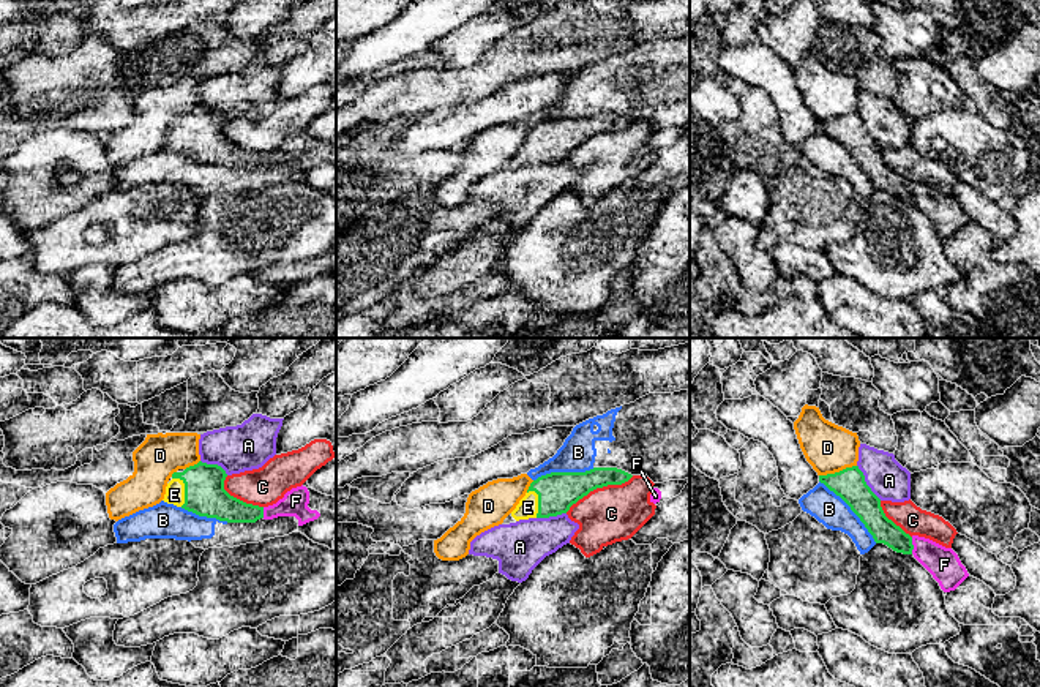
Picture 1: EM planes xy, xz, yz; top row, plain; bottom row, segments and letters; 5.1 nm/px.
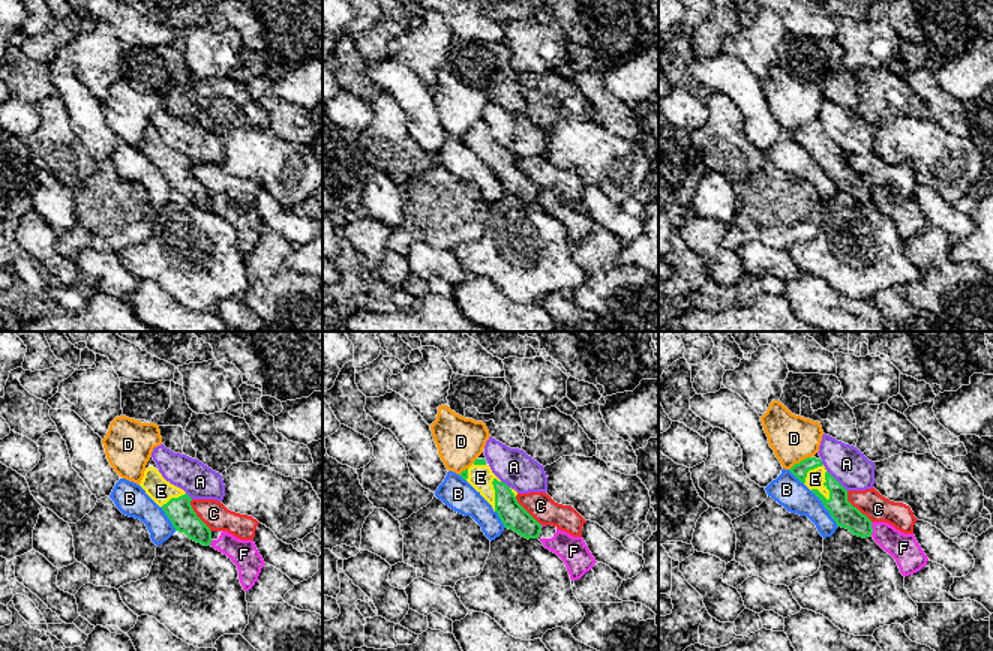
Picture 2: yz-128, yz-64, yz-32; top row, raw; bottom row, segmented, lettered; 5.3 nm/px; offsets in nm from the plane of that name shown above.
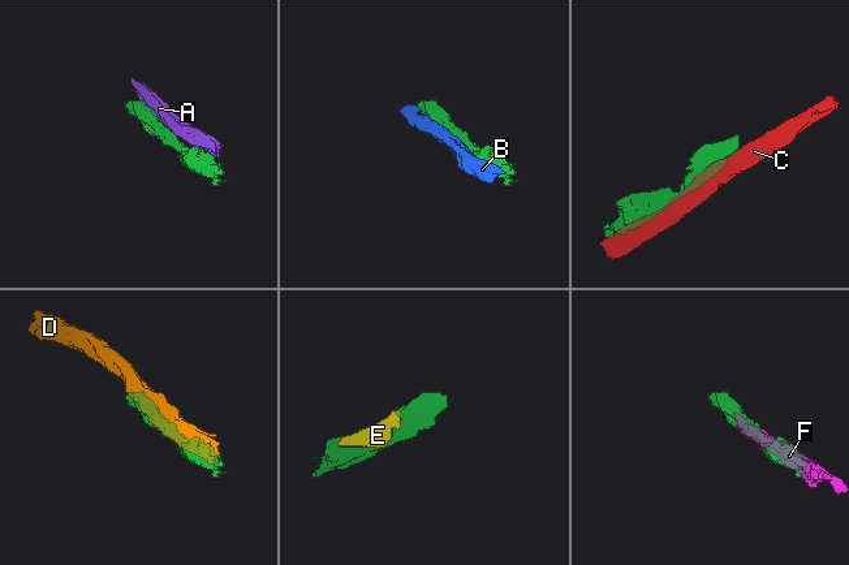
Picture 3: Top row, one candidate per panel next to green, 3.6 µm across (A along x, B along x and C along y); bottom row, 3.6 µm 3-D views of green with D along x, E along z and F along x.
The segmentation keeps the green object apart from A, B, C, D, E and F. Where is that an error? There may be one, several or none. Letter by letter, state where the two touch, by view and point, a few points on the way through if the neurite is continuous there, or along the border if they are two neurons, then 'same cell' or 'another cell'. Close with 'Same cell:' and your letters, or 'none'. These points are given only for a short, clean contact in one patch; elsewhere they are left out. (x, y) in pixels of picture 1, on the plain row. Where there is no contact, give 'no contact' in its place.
A: yz (865, 128) | another cell
B: yz (851, 155) | another cell
C: xz (598, 133) | another cell
D: yz (837, 119) | another cell
E: xy (185, 136) | same cell
F: yz (912, 191) | another cell
Same cell: E

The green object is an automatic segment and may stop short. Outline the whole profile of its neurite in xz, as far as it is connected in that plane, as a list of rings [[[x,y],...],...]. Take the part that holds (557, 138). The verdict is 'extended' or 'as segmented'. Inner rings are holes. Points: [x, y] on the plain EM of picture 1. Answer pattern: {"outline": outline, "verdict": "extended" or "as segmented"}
{"outline": [[[593,114],[585,118],[551,118],[533,126],[511,163],[549,164],[567,160],[573,150],[597,134],[622,131],[633,122],[617,114]]], "verdict": "extended"}

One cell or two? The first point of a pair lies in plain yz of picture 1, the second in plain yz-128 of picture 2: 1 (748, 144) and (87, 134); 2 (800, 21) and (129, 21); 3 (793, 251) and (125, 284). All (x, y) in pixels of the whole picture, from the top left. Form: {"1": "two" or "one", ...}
{"1": "two", "2": "two", "3": "one"}

